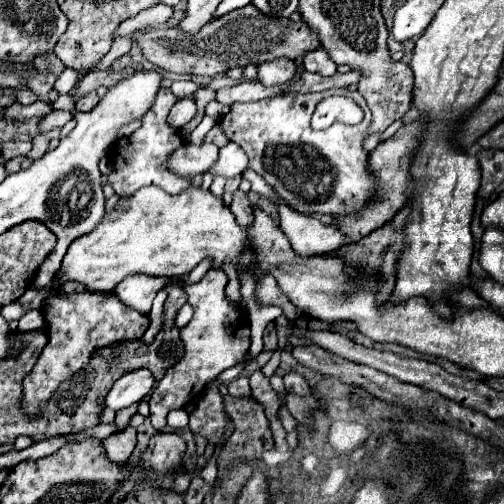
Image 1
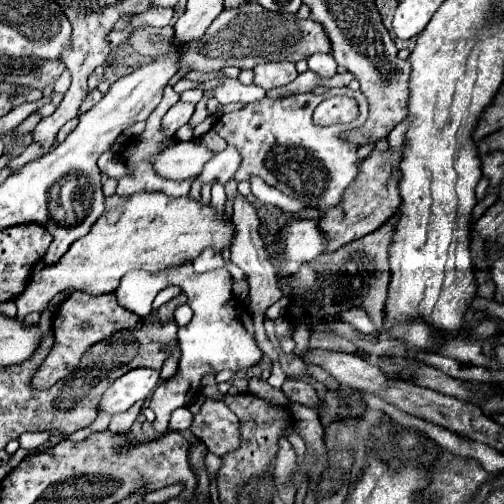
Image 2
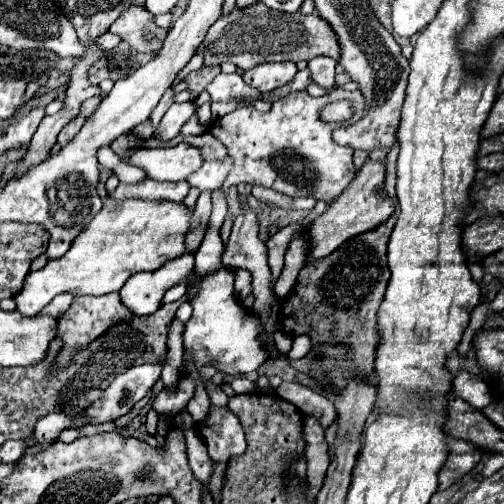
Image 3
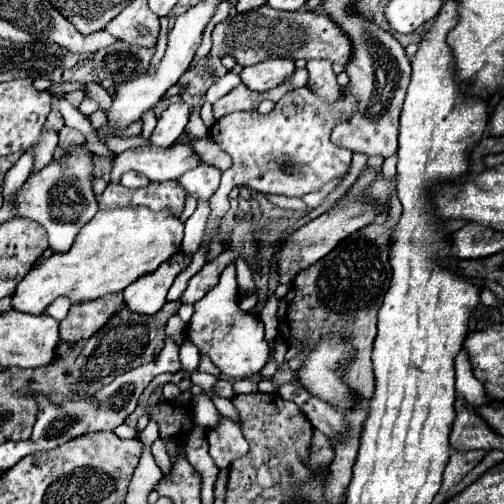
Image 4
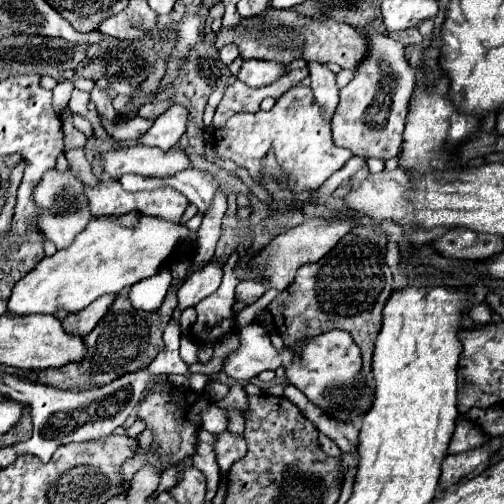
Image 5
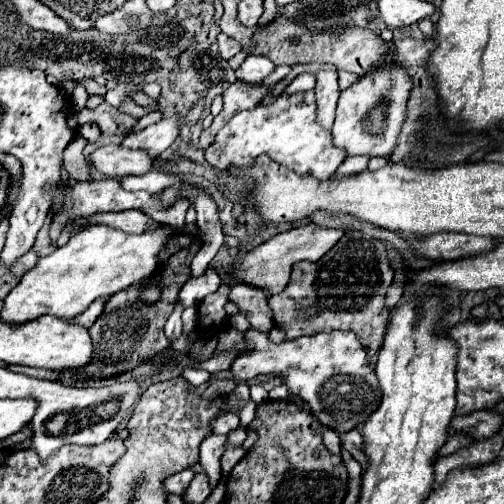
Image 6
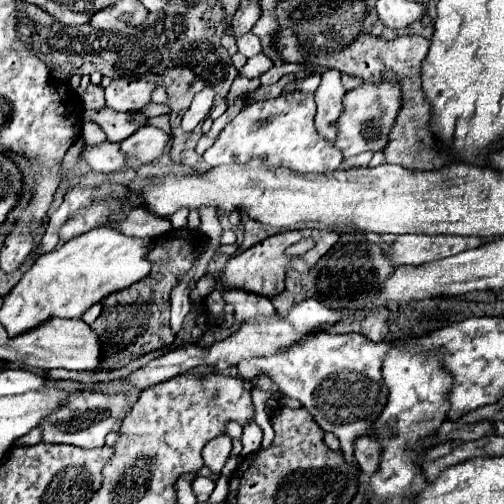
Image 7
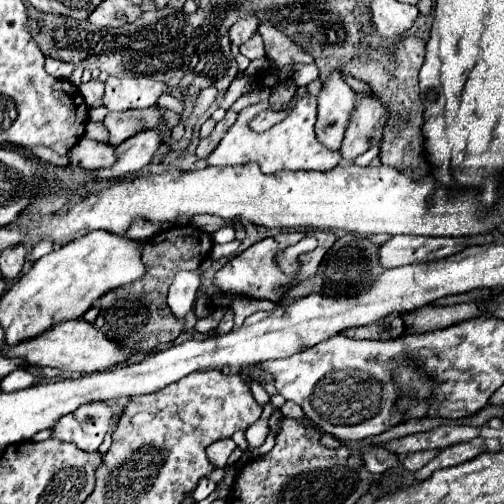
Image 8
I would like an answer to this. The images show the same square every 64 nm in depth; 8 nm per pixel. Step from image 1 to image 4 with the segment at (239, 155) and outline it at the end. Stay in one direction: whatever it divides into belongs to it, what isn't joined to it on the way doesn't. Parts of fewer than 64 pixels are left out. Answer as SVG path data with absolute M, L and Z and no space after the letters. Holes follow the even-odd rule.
M200 164L194 170L188 170L178 178L178 184L186 190L186 194L194 196L196 200L210 200L210 196L218 190L220 186L220 176L222 172L214 166Z

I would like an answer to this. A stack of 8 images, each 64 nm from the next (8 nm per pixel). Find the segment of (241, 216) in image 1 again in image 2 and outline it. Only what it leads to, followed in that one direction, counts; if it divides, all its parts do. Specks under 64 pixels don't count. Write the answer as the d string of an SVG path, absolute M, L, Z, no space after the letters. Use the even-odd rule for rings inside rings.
M236 196L234 200L234 216L232 216L232 224L234 224L234 240L230 244L230 260L236 262L236 266L240 266L244 270L244 274L250 278L250 312L253 314L254 335L258 347L267 355L272 362L280 364L280 349L275 349L267 337L264 329L264 312L266 308L270 308L274 302L278 302L282 298L282 292L278 290L276 284L276 270L272 268L272 264L268 262L268 250L266 250L266 242L262 240L258 228L260 228L260 218L256 208L244 198L244 196Z

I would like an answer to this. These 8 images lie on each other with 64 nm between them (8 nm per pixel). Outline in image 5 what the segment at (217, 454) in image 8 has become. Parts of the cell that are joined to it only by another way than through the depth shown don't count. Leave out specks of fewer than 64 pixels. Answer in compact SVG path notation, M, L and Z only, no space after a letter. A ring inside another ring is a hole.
M200 430L200 436L198 436L198 446L196 446L196 454L192 456L192 462L194 466L204 472L206 480L208 480L208 492L206 492L206 502L210 502L216 494L216 488L218 488L218 482L220 482L220 468L218 468L218 462L216 462L216 452L214 452L214 442L216 442L216 436L206 432L206 430Z

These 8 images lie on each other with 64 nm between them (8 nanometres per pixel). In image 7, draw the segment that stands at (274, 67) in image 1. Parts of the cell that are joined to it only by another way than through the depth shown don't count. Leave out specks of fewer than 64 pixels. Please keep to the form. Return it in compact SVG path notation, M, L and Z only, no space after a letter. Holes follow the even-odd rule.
M260 54L260 56L254 56L248 60L248 64L240 70L240 76L246 76L246 78L258 78L260 74L264 74L266 70L270 70L274 64L272 60L268 60L268 56Z

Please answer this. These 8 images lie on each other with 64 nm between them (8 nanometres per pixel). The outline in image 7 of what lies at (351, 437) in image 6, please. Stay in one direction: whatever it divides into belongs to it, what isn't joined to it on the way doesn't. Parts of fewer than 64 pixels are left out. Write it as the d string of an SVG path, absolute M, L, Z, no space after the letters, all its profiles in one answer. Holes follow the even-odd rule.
M368 436L356 440L356 444L354 444L356 462L358 462L360 470L364 474L368 474L368 476L378 470L378 466L380 466L380 454L382 454L380 442L378 440L372 440Z

